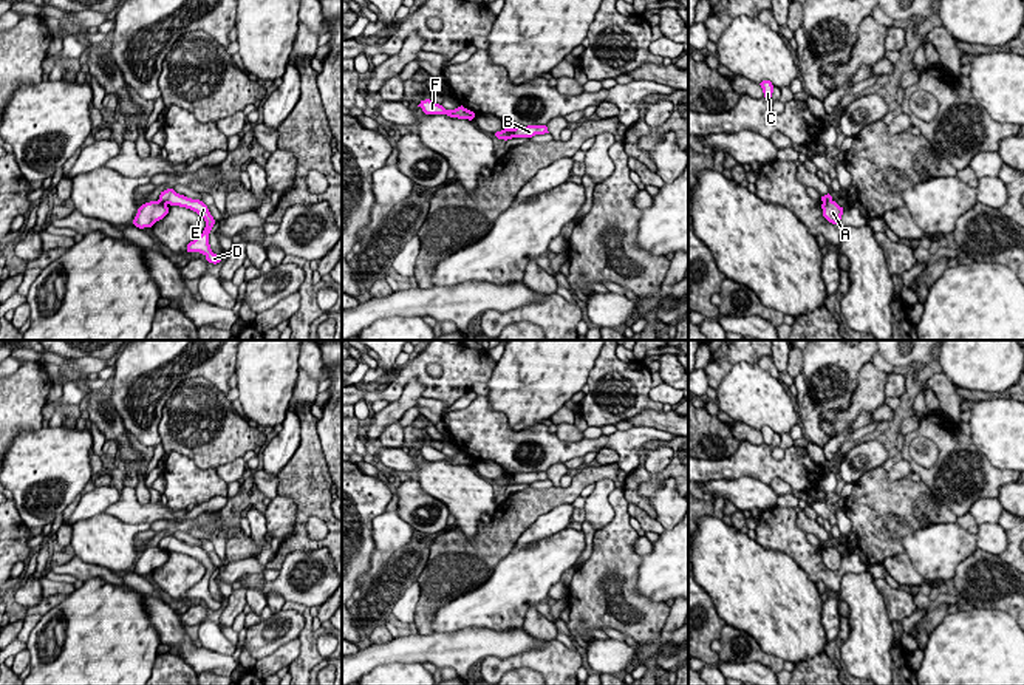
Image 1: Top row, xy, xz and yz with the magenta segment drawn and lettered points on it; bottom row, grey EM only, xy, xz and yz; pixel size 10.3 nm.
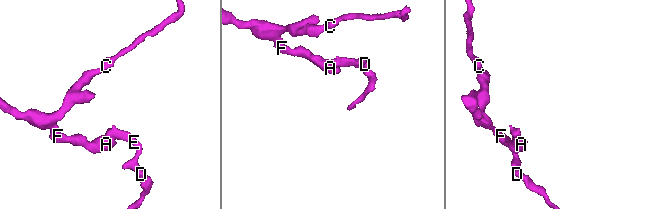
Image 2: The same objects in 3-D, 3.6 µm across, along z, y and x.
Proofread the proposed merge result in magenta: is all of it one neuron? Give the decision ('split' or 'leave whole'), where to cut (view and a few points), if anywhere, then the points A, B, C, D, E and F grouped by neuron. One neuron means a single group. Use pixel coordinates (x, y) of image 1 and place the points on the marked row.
split; cut xy (158, 200), (166, 204); groups A C F / B D E

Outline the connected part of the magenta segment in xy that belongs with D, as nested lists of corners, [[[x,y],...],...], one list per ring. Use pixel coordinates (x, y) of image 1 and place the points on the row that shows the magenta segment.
[[[173,189],[161,192],[159,201],[164,204],[190,209],[204,218],[206,227],[200,237],[196,237],[193,241],[187,244],[187,252],[200,252],[206,257],[209,263],[220,263],[221,257],[213,254],[209,244],[209,233],[215,224],[215,220],[210,215],[207,206],[200,199],[192,199],[184,195],[179,195]]]

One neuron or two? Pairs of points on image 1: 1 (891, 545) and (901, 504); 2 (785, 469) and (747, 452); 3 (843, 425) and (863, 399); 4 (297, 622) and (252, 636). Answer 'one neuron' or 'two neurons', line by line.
1: one neuron
2: one neuron
3: one neuron
4: one neuron

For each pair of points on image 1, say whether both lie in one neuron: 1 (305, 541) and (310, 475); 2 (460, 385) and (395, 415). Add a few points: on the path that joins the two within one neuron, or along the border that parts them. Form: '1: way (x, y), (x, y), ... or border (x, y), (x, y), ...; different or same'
1: way (299, 524), (299, 515), (310, 503), (310, 492); same
2: border (426, 385), (412, 379), (404, 391), (390, 402); different

